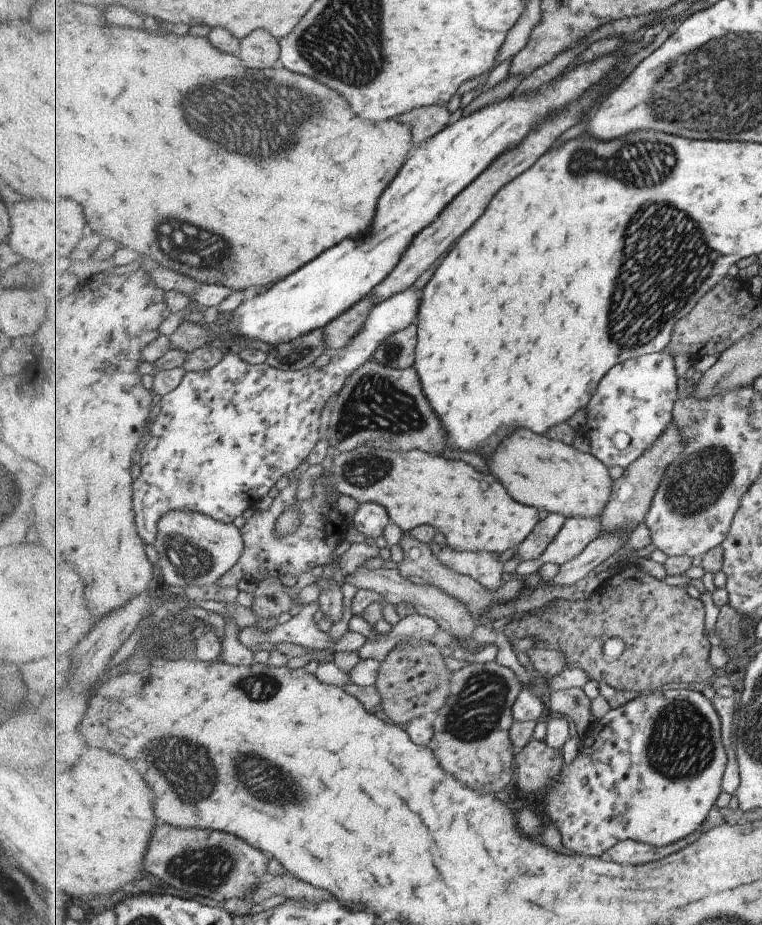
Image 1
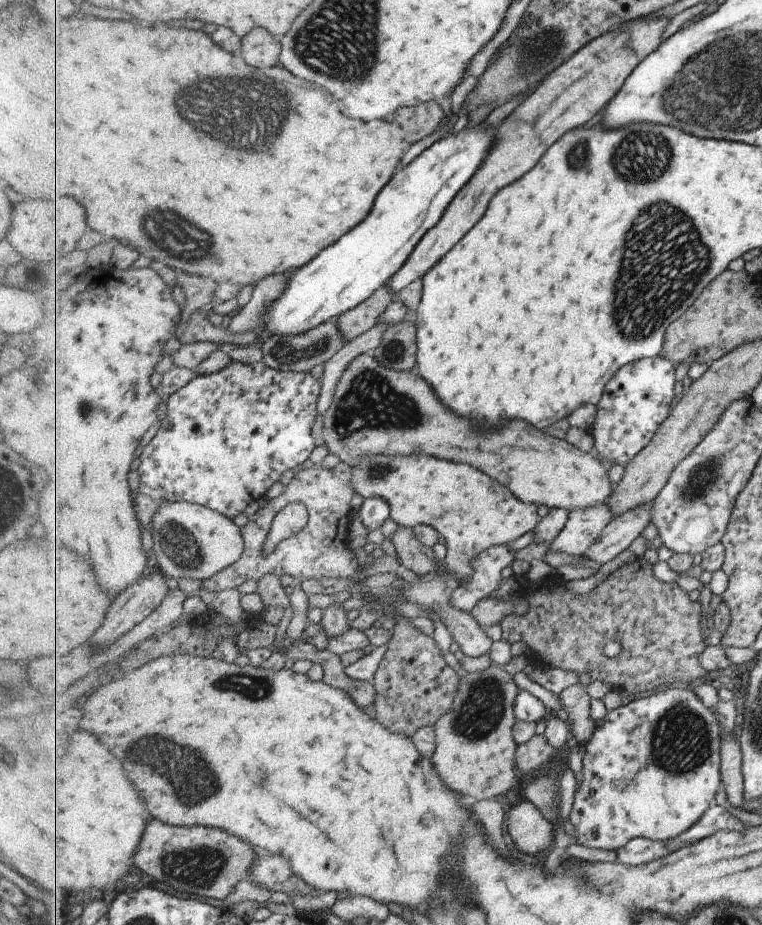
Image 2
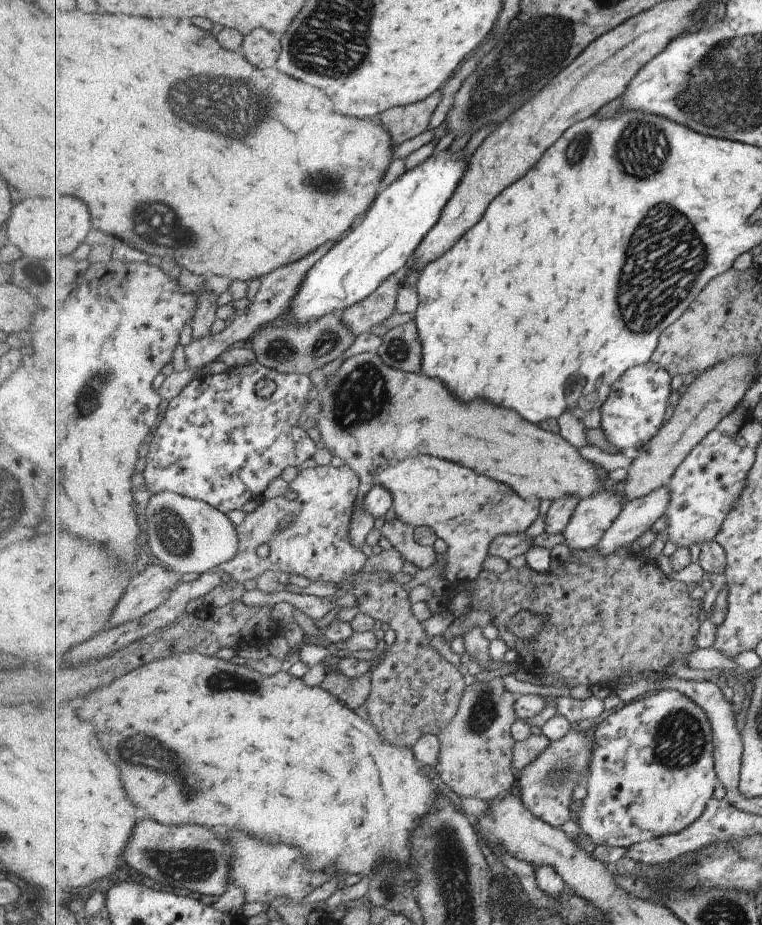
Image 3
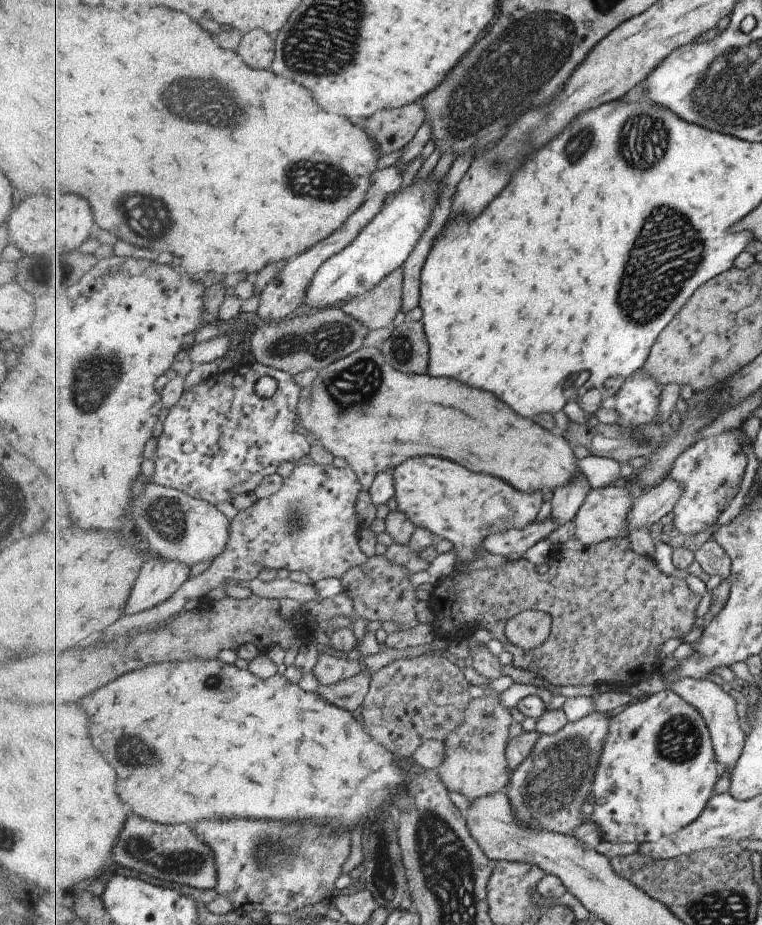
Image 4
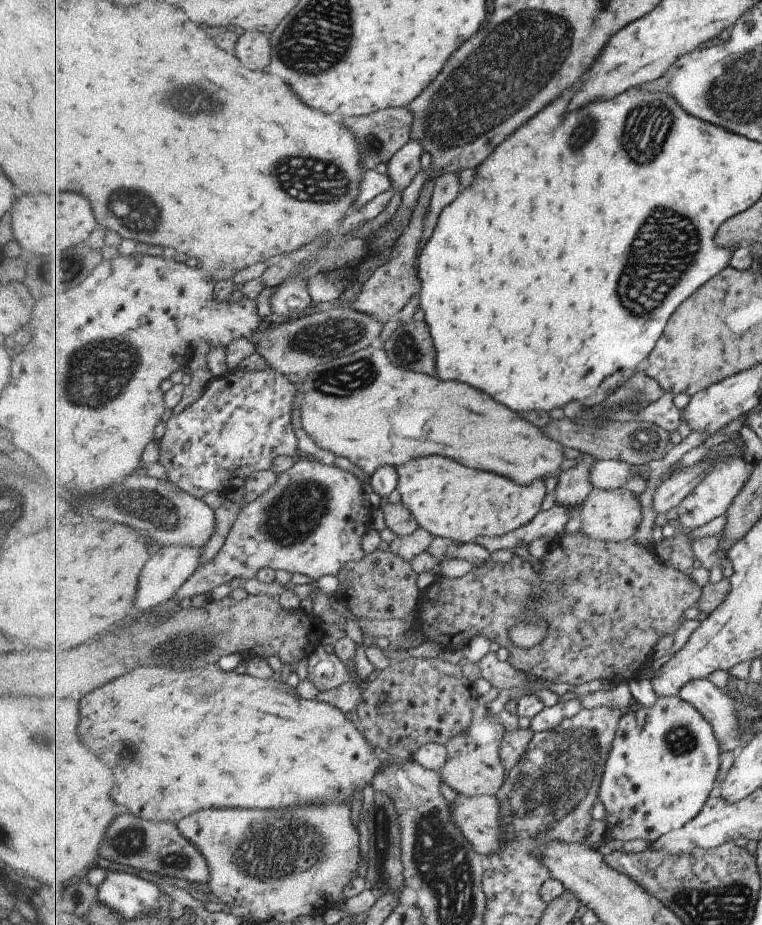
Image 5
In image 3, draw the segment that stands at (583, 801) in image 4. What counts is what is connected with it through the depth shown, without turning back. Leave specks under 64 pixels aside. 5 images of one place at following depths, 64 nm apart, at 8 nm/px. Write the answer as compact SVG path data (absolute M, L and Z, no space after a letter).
M588 724L585 730L578 730L573 725L561 740L550 741L549 746L520 771L514 791L520 795L533 816L555 828L574 818L575 805L583 796L590 777L596 730L597 726L594 727L592 724Z

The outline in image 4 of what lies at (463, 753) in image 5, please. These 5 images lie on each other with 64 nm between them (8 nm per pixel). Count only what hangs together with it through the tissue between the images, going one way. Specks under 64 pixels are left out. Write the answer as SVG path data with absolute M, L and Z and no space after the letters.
M483 688L482 694L488 697L472 699L465 720L446 738L446 757L437 770L450 791L462 794L468 800L506 791L511 778L506 748L511 740L513 716L508 708L499 704L496 693L490 694Z

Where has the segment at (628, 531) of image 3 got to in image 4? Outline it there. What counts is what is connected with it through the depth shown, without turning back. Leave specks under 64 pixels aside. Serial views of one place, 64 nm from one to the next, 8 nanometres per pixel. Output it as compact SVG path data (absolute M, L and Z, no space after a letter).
M671 476L665 477L653 488L643 490L641 495L635 497L634 507L627 520L630 530L649 527L672 512L681 500L683 491L683 485Z

